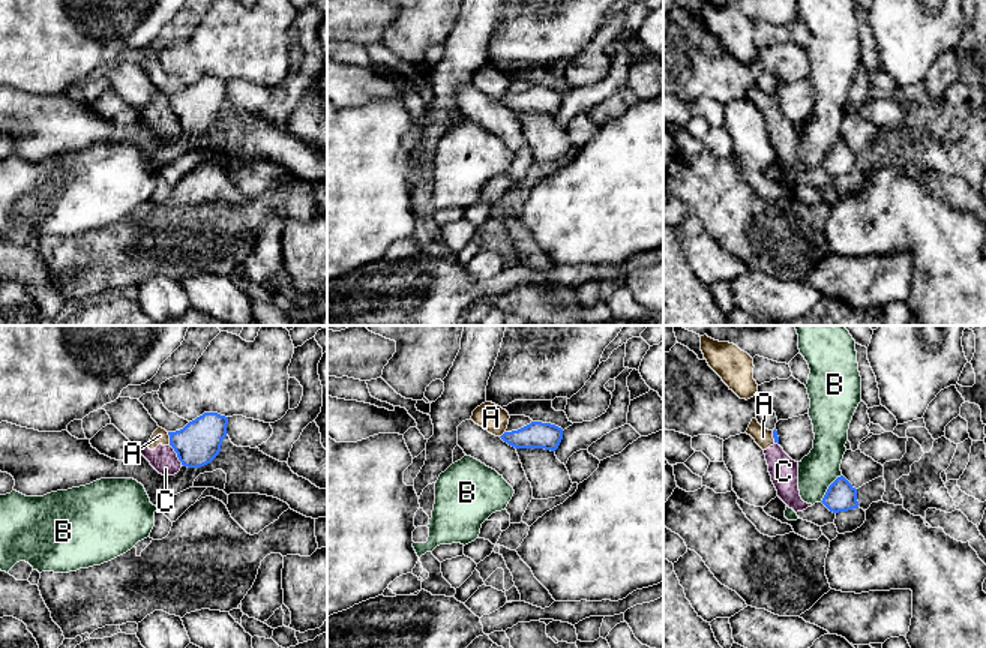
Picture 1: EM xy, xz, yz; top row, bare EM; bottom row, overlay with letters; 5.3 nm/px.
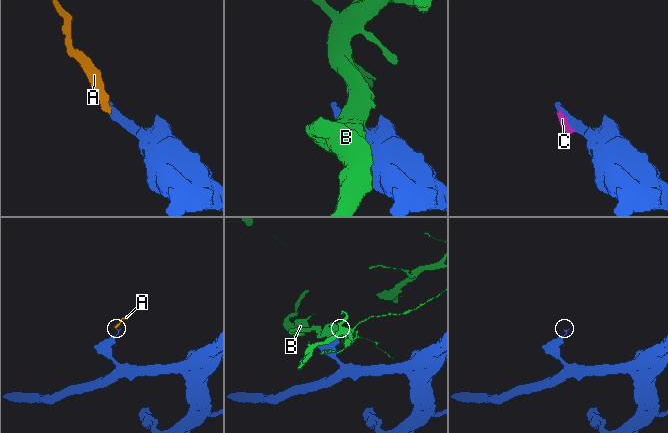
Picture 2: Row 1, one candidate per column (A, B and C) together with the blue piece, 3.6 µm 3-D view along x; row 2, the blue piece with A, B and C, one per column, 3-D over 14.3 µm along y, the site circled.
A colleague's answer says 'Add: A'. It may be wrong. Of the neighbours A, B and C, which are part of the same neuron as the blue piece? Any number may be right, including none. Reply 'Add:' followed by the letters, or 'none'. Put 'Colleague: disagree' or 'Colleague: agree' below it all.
Add: none
Colleague: disagree

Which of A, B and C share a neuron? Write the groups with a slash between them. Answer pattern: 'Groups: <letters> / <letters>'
Groups: A C / B

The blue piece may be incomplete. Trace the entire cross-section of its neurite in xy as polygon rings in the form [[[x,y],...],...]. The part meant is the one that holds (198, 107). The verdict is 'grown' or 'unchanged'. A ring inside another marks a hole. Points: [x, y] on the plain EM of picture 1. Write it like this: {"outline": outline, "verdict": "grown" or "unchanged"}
{"outline": [[[204,76],[183,93],[168,96],[170,110],[183,130],[200,132],[210,128],[221,116],[227,100],[228,81],[218,76]]], "verdict": "unchanged"}

